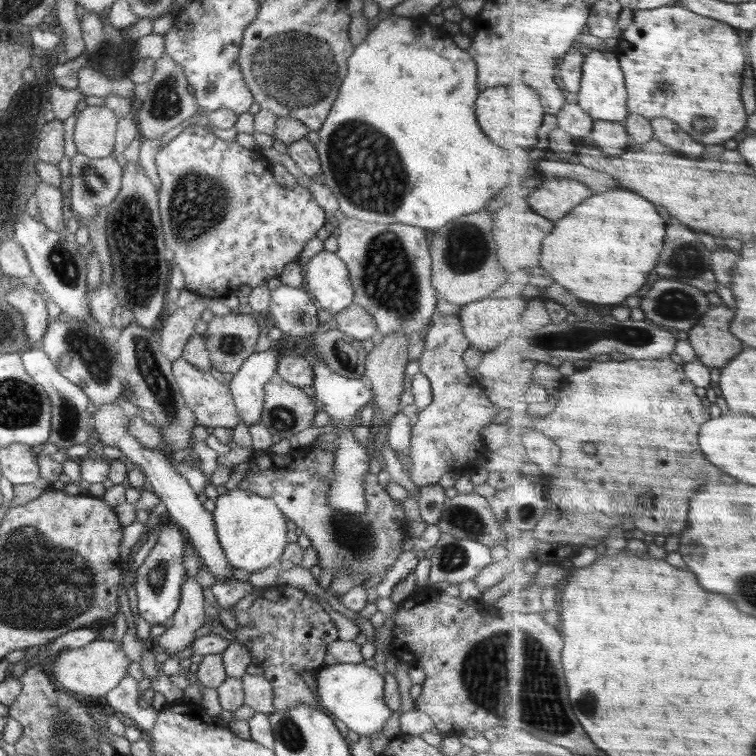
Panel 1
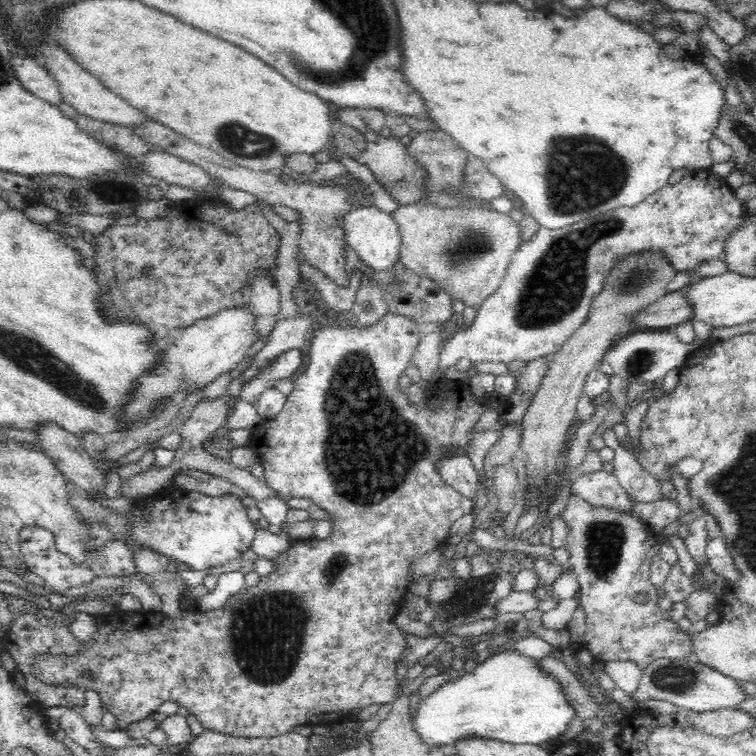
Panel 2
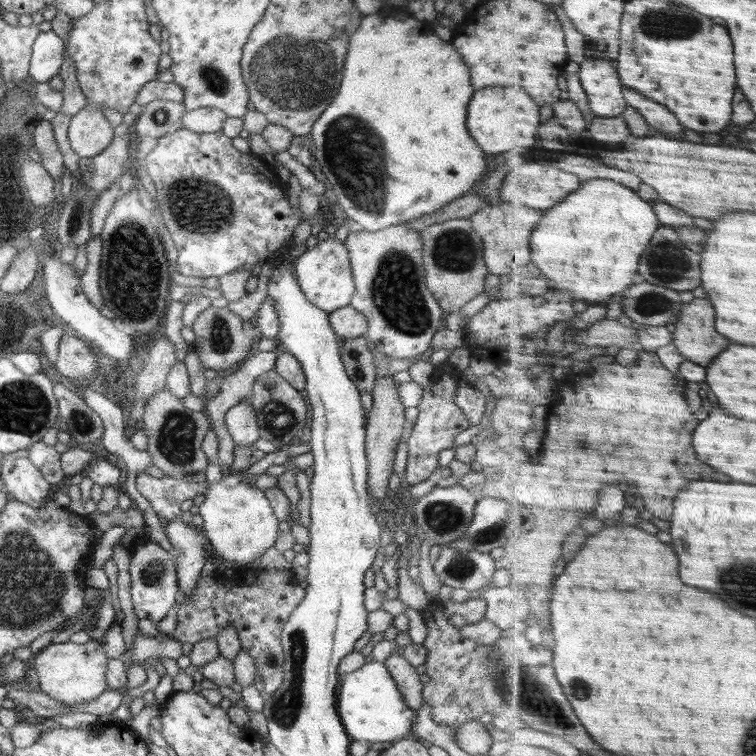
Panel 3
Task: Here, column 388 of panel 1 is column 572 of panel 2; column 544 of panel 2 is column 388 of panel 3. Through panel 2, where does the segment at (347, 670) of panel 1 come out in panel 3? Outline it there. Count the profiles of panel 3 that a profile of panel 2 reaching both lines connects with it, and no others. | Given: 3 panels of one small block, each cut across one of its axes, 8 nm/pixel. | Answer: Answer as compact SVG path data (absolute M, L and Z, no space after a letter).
M371 661L339 678L337 712L347 736L367 744L403 740L411 733L415 712L404 703L384 662Z

